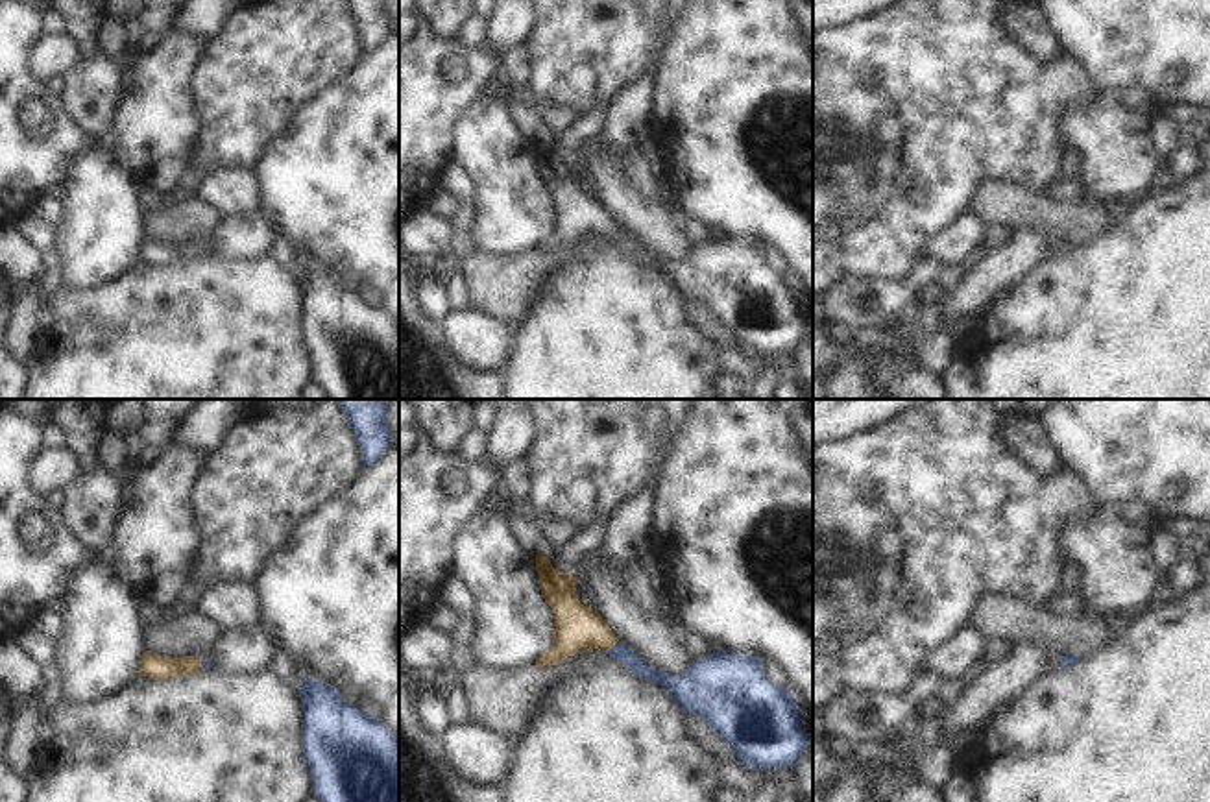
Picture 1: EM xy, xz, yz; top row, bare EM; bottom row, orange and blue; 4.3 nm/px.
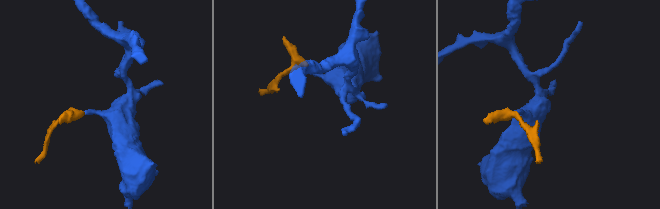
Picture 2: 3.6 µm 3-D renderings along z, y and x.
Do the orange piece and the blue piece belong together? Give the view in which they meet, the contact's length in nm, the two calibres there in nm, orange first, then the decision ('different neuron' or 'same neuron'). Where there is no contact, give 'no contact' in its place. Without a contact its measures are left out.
xz | 60 nm | 200/80 nm | same neuron

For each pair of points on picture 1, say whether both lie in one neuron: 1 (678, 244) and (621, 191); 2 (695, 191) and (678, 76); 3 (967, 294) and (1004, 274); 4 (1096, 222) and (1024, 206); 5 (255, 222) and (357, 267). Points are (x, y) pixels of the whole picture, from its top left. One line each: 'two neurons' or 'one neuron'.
1: one neuron
2: one neuron
3: one neuron
4: one neuron
5: two neurons

